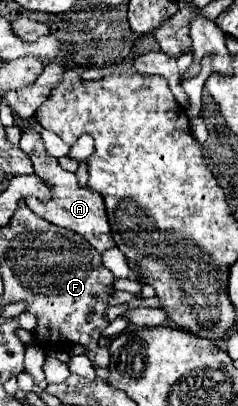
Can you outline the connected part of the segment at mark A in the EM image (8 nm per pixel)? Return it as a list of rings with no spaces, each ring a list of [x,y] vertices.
[[[34,128],[24,130],[22,138],[20,138],[20,148],[32,158],[34,172],[52,191],[48,202],[40,202],[40,200],[36,200],[36,196],[28,196],[26,198],[28,208],[36,216],[40,216],[40,218],[44,218],[44,220],[48,220],[48,222],[52,222],[52,224],[56,224],[60,228],[68,228],[68,230],[78,232],[80,236],[90,240],[90,244],[98,252],[114,248],[116,244],[114,244],[112,234],[110,234],[110,226],[108,226],[108,218],[106,218],[106,208],[104,208],[104,198],[98,192],[90,190],[90,188],[80,188],[75,173],[62,170],[62,166],[58,164],[58,158],[52,158],[52,156],[46,154],[38,130],[34,130]]]

